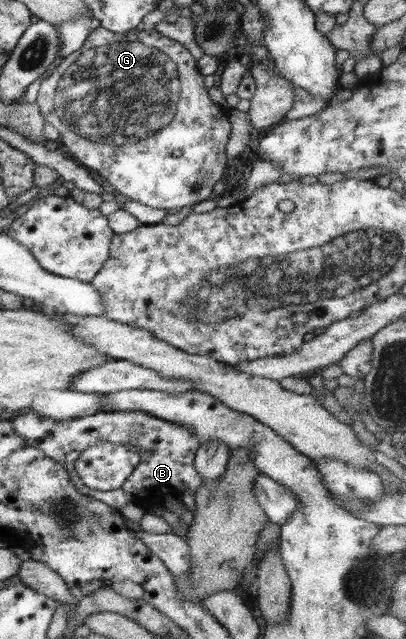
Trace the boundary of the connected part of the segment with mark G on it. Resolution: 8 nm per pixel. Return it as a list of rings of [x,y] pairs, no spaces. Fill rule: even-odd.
[[[98,27],[88,35],[86,45],[88,43],[94,45],[96,49],[88,49],[78,59],[65,58],[58,62],[40,84],[37,103],[45,122],[50,123],[60,133],[58,143],[61,150],[88,170],[97,170],[112,185],[120,199],[138,200],[138,202],[154,209],[180,209],[186,205],[195,205],[212,198],[214,184],[222,179],[228,166],[228,157],[225,151],[231,135],[231,124],[228,120],[229,109],[226,106],[220,107],[212,101],[208,89],[204,86],[204,76],[198,70],[196,59],[192,57],[188,49],[150,28],[142,32],[132,30],[117,34]]]

